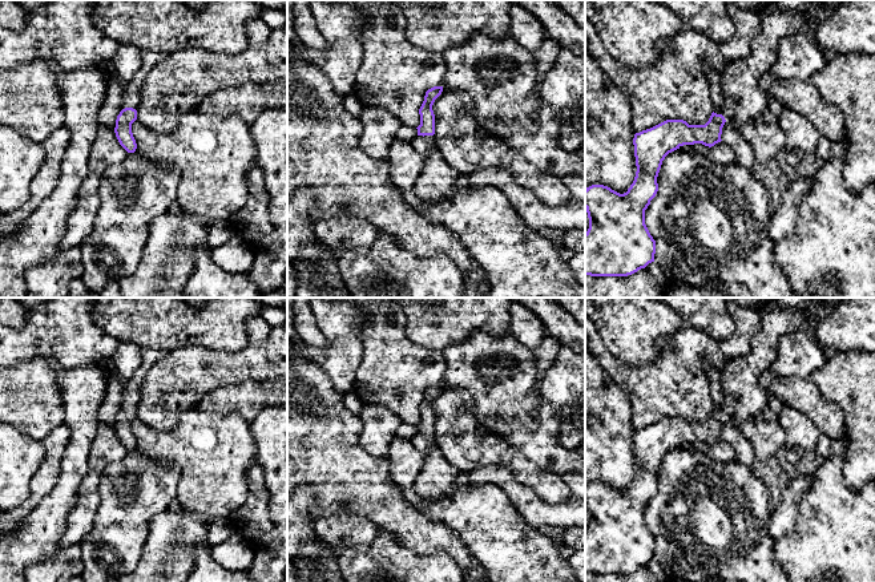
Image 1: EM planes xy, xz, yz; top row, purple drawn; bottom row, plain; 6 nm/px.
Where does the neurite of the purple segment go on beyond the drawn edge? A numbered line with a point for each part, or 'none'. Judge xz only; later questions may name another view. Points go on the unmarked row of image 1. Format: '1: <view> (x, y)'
1: xz (426, 443)

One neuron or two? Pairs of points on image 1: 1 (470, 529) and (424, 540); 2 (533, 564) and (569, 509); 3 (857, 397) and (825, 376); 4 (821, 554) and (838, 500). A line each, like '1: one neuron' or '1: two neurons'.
1: two neurons
2: two neurons
3: one neuron
4: one neuron

